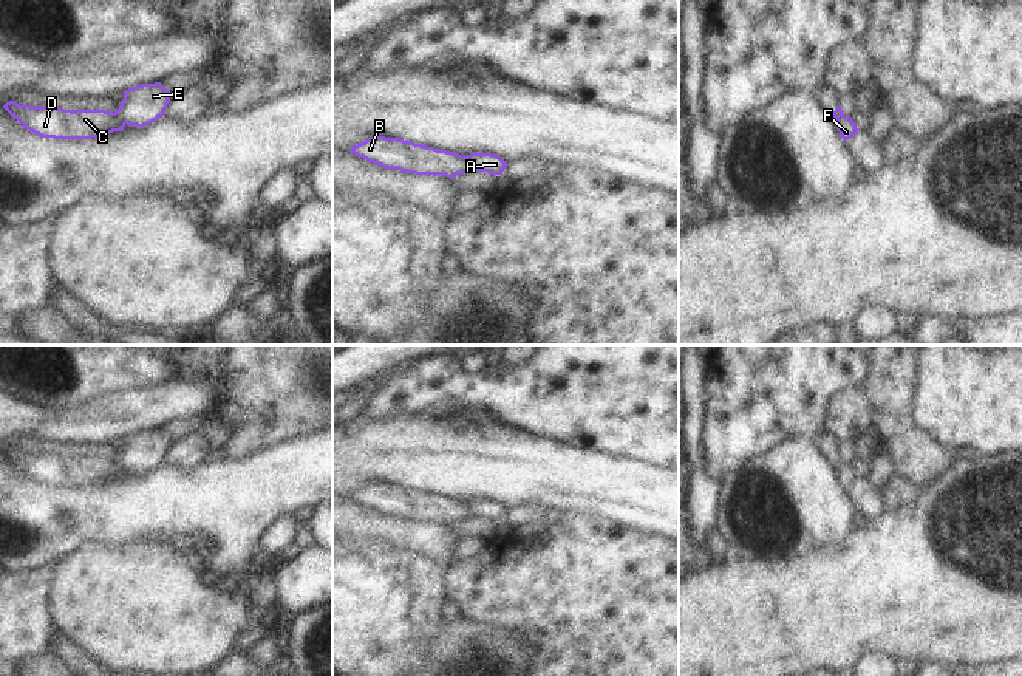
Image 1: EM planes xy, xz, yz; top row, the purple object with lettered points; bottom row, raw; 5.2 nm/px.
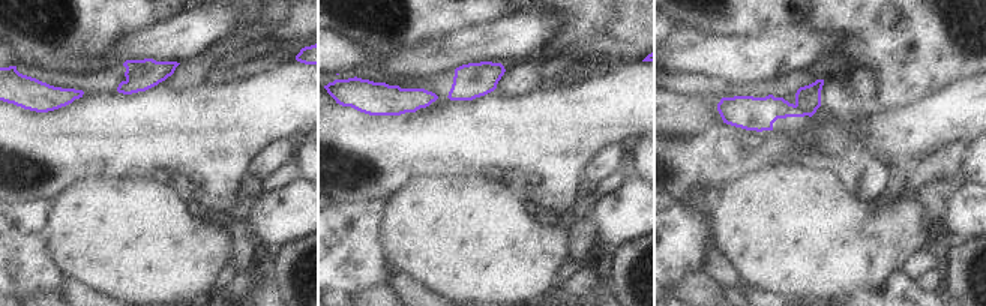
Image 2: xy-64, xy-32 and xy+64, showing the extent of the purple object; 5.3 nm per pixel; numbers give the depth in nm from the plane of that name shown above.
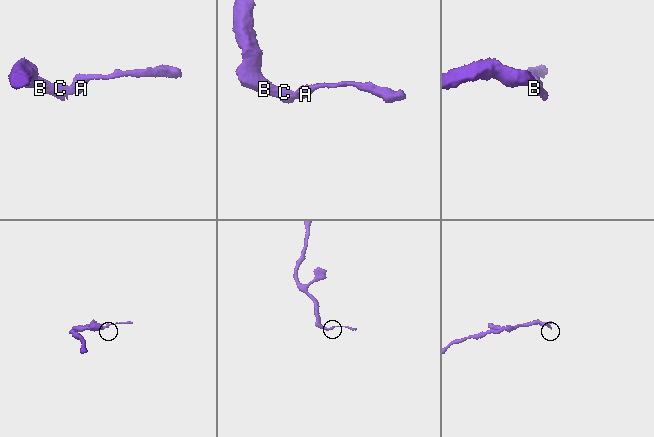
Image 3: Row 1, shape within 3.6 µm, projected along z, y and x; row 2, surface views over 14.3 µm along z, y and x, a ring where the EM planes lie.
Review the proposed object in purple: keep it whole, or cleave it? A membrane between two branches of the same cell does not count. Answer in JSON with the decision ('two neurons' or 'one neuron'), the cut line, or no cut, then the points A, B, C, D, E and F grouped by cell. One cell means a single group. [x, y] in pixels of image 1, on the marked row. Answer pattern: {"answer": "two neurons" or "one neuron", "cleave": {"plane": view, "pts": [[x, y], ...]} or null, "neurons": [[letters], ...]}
{"answer": "two neurons", "cleave": {"plane": "xy", "pts": [[113, 113], [126, 122]]}, "neurons": [["A", "E"], ["B", "C", "D", "F"]]}

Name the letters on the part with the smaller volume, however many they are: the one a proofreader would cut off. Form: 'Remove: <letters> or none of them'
Remove: A, E

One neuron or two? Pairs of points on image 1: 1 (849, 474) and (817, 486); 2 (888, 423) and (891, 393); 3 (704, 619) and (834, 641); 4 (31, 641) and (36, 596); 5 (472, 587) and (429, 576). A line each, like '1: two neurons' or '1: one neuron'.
1: two neurons
2: one neuron
3: one neuron
4: one neuron
5: two neurons

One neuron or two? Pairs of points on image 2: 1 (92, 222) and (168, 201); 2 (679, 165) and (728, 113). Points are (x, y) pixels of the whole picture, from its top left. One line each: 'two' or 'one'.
1: one
2: two

